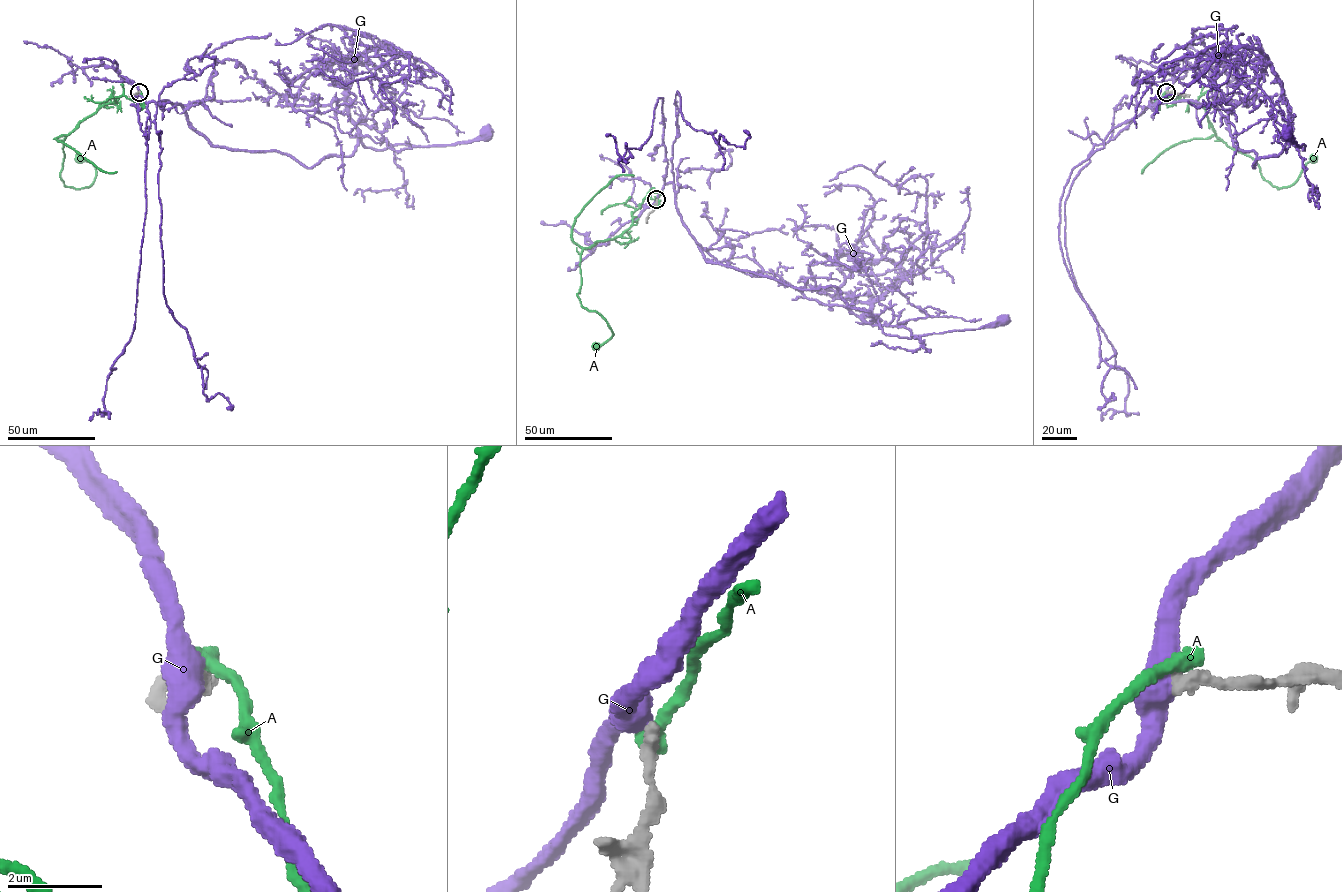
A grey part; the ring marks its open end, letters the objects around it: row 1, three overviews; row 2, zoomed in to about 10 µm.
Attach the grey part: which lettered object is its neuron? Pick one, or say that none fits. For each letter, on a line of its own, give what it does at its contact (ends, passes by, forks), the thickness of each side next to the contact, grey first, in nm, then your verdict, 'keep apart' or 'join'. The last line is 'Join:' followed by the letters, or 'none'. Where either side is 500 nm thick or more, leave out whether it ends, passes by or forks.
A: it ends | 300/400 nm | keep apart
G: 280/500 nm | keep apart
Join: none

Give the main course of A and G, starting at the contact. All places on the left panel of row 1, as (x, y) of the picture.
A: (139, 91), (141, 109), (117, 96), (65, 137), (60, 177), (65, 186), (87, 187), (95, 168), (78, 158)
G: (139, 92), (178, 103), (215, 146), (312, 167), (350, 155), (360, 137), (382, 150), (486, 133)

